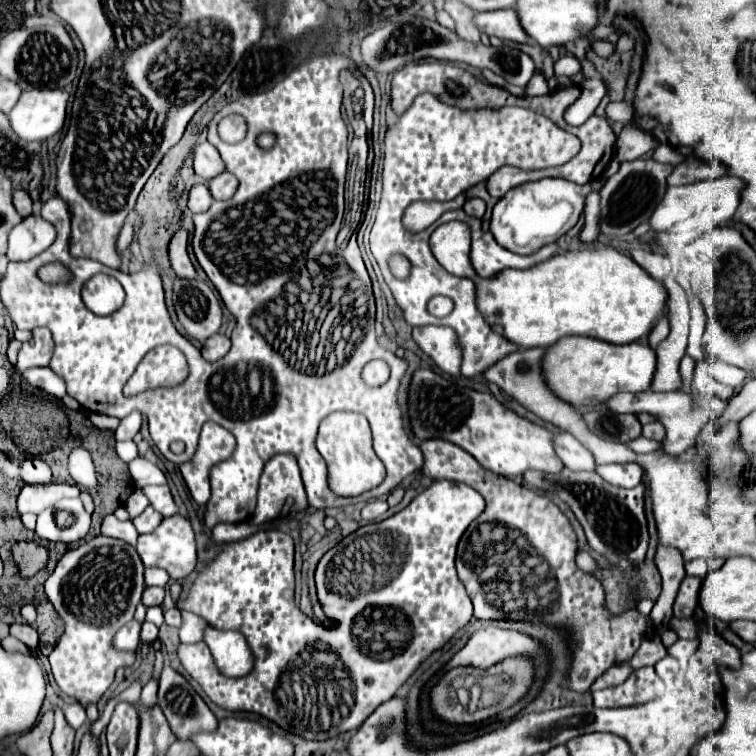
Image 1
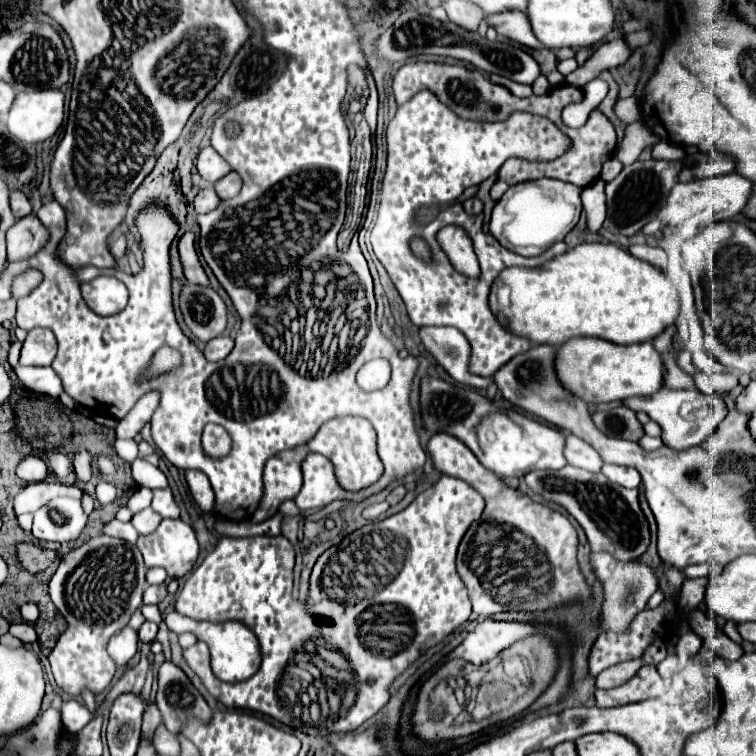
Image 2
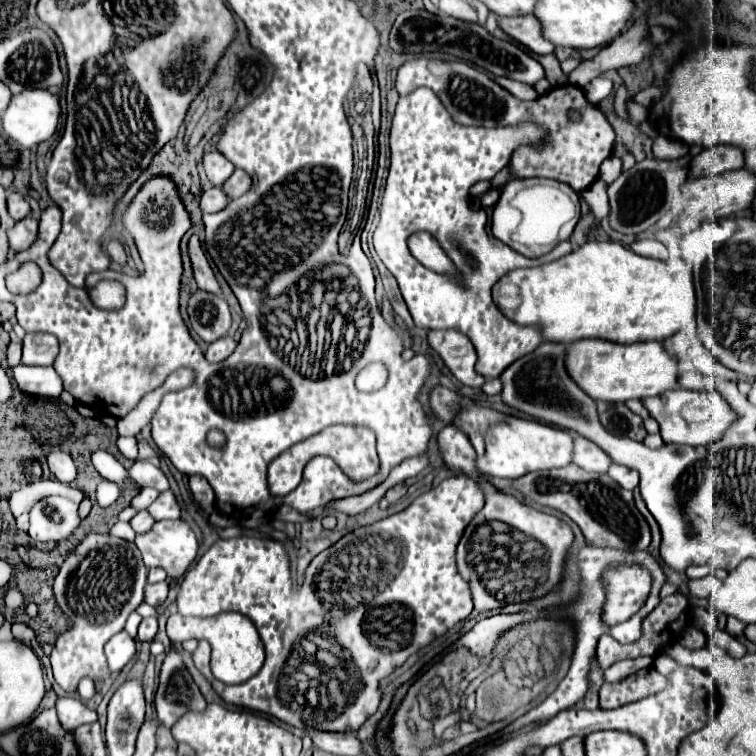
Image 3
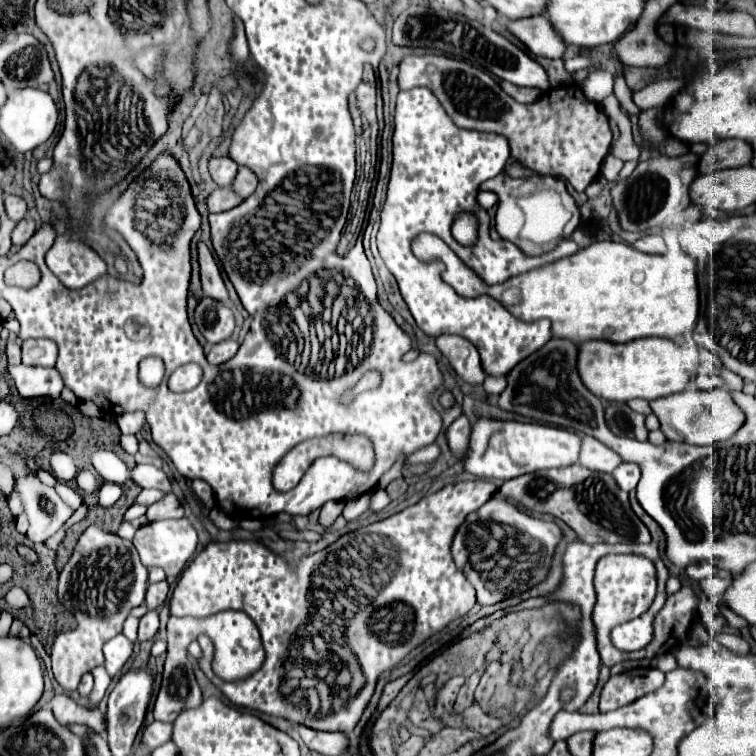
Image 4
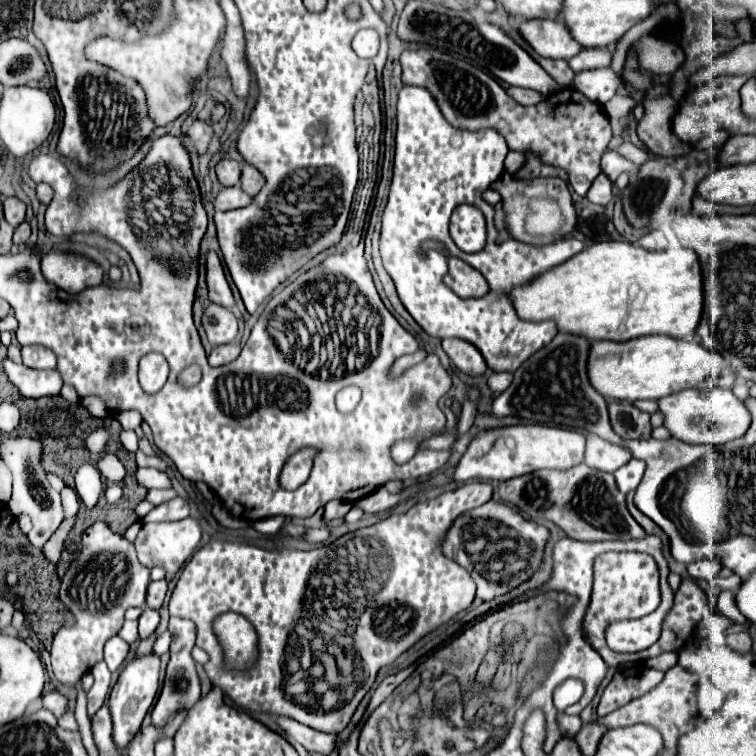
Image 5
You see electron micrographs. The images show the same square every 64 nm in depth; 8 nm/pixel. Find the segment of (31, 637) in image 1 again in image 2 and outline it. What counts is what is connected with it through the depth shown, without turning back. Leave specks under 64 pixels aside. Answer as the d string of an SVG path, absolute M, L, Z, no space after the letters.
M26 622L11 623L9 633L16 638L20 638L24 643L32 643L38 639L34 627Z

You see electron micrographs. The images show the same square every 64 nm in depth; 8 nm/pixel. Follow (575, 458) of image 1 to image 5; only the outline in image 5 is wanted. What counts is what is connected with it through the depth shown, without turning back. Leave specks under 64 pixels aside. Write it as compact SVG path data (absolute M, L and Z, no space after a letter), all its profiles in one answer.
M588 434L586 458L584 458L588 466L598 468L602 472L616 472L630 458L632 452L628 452L628 448L620 448L620 444L612 444L608 440L602 440L596 434Z

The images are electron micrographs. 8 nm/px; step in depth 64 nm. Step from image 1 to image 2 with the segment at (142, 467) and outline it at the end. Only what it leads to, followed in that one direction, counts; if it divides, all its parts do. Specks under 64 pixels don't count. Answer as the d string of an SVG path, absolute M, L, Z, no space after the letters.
M136 458L132 462L132 478L136 480L138 486L152 488L152 490L168 486L168 480L166 480L164 472L158 466L152 466L150 462L146 462L142 458Z

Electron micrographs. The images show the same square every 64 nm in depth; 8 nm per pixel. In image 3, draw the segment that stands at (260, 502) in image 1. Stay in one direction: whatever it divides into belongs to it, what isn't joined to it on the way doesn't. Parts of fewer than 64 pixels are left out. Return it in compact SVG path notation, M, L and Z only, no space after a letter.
M320 434L294 444L282 452L268 466L268 488L274 496L286 496L292 492L302 478L302 470L314 456L320 456Z

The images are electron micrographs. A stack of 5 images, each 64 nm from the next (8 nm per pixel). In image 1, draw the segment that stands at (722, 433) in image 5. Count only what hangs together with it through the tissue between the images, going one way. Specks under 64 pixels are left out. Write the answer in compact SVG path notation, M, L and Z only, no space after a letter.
M650 390L650 392L640 392L640 394L612 396L612 400L608 400L606 406L614 412L632 412L632 414L648 412L648 414L656 416L658 422L662 422L666 428L662 448L666 454L676 456L676 454L682 454L684 450L688 450L690 446L694 446L698 442L698 436L702 434L702 430L708 426L708 422L712 422L724 414L728 402L724 402L720 398L696 400L696 394L692 394L692 392L686 394L682 390L674 390L674 392L652 392Z

